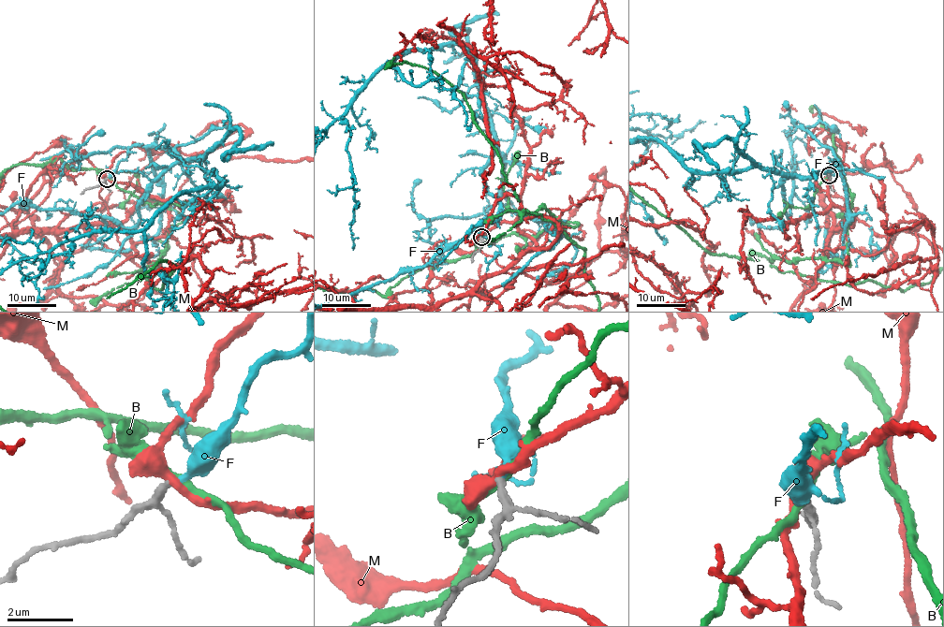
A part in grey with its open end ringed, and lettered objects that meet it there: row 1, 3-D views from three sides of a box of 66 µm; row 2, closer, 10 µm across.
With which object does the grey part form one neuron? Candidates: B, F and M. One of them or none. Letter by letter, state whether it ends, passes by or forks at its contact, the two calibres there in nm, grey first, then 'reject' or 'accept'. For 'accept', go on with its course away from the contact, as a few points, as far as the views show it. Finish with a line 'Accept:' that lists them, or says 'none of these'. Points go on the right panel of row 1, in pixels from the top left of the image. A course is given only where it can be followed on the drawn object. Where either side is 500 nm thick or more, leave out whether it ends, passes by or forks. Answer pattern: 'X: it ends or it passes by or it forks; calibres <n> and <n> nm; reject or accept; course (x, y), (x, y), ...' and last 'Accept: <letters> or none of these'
B: it passes by; calibres 170 and 200 nm; reject
F: it ends; calibres 170 and 240 nm; accept
M: it forks; calibres 170 and 300 nm; reject
Accept: F

